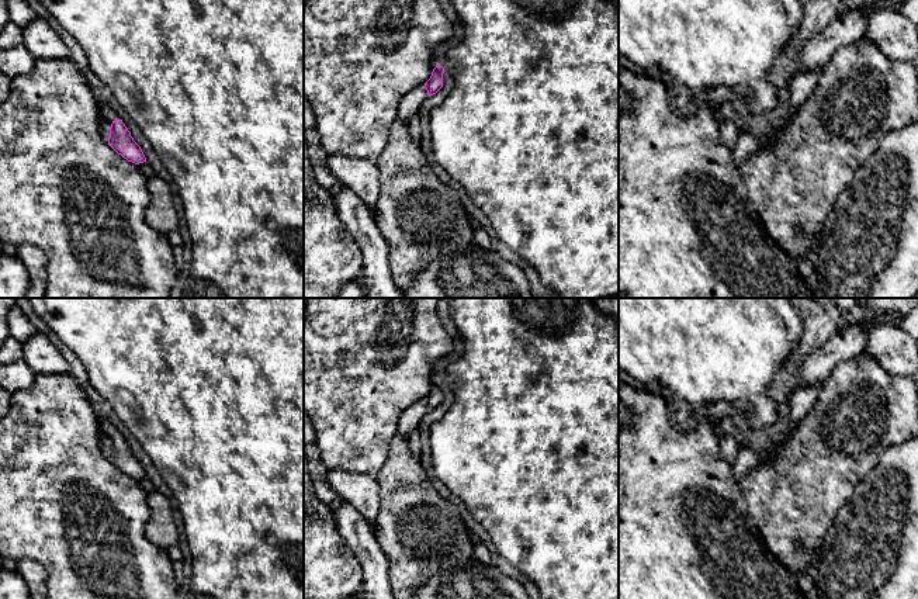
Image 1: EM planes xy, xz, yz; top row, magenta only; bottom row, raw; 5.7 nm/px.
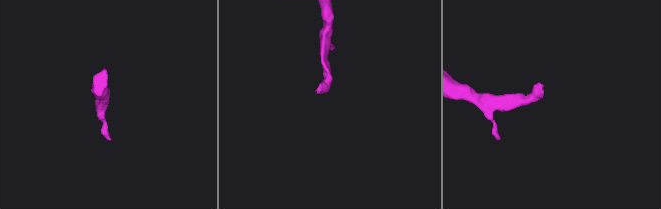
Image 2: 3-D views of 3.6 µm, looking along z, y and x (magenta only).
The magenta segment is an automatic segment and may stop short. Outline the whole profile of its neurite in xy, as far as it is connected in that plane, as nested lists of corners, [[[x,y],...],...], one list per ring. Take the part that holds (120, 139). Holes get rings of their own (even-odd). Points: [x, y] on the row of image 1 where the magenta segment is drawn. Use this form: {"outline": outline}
{"outline": [[[100,100],[100,112],[101,128],[110,132],[110,146],[128,162],[135,165],[146,162],[141,146],[134,141],[122,120],[118,118],[115,111],[104,100]]]}

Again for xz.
{"outline": [[[436,66],[432,72],[430,79],[408,93],[399,103],[396,120],[412,122],[413,118],[418,115],[423,101],[429,97],[436,94],[443,87],[443,66]]]}

